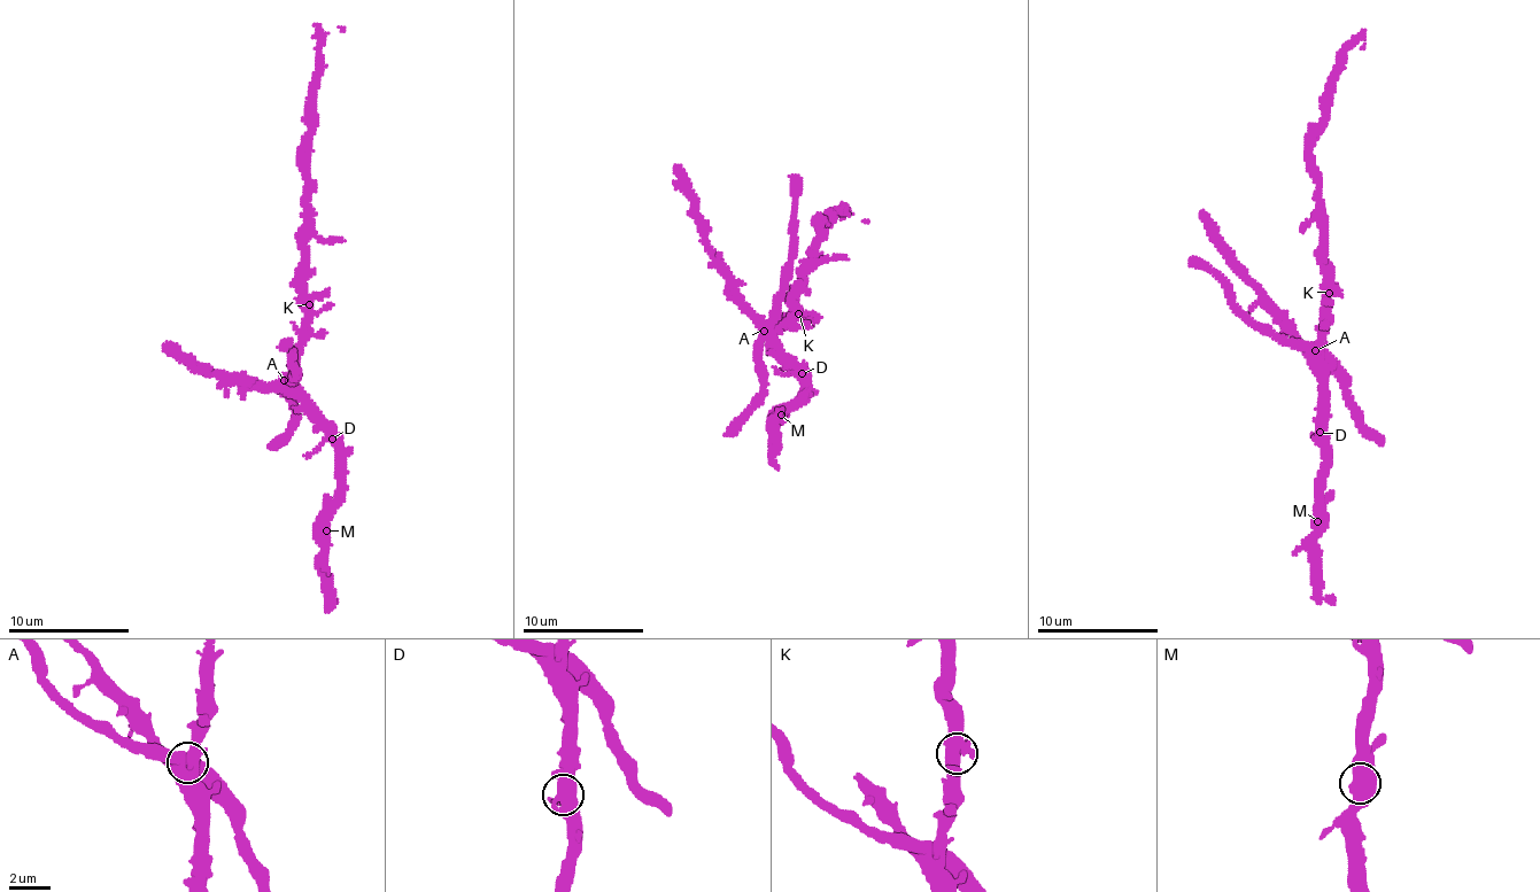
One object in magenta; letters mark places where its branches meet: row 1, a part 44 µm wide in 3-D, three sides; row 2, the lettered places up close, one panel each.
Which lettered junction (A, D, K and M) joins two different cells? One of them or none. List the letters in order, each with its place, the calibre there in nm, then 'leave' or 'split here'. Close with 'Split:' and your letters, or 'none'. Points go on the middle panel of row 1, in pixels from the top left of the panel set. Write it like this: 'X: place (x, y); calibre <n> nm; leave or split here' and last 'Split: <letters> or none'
A: place (764, 331); calibre 600 nm; leave
D: place (802, 373); calibre 480 nm; leave
K: place (798, 313); calibre 500 nm; leave
M: place (781, 415); calibre 600 nm; leave
Split: none

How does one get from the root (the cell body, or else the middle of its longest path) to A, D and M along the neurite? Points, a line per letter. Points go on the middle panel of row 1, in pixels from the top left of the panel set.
A: (789, 317), (784, 330), (781, 328), (780, 332), (773, 334), (763, 330)
D: (789, 317), (784, 330), (776, 332), (774, 349), (802, 373)
M: (789, 317), (784, 330), (776, 332), (774, 349), (796, 370), (803, 384), (797, 409), (786, 410), (781, 415)

